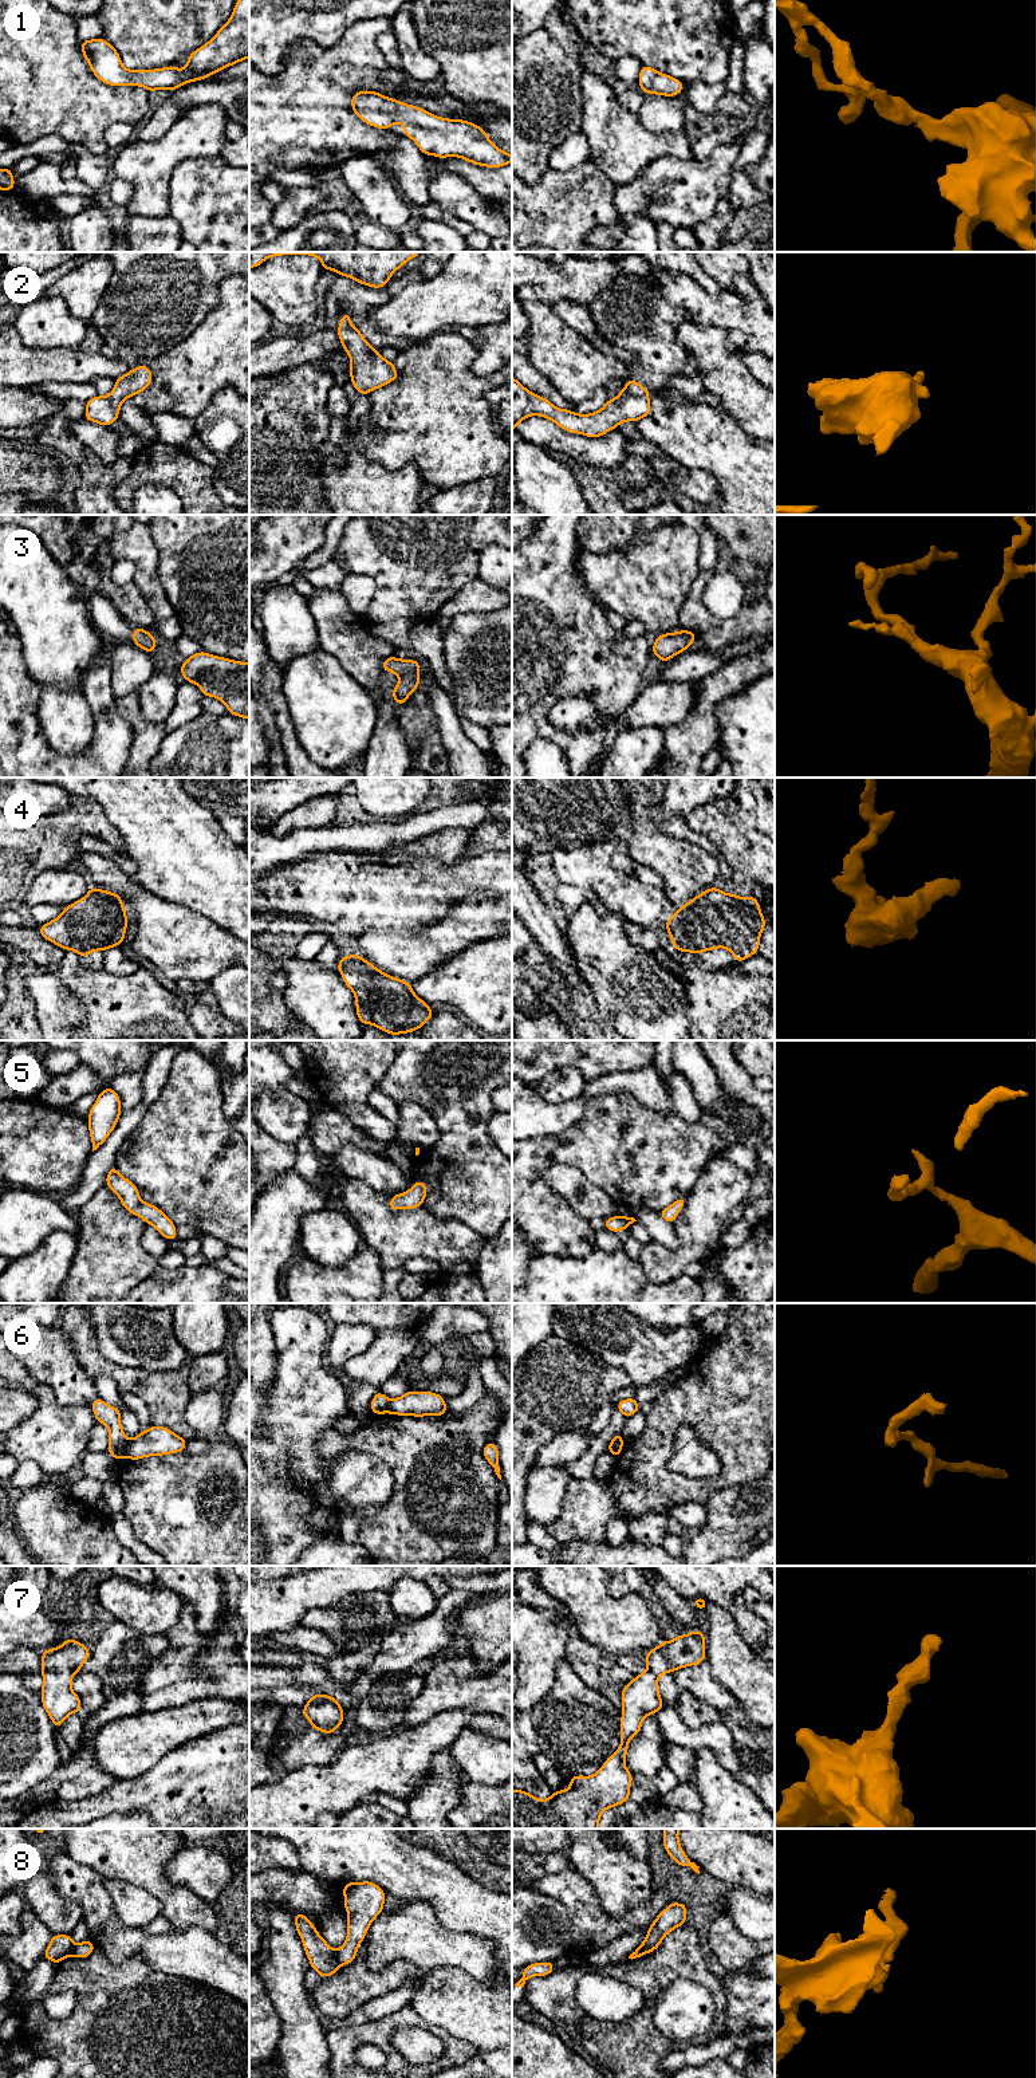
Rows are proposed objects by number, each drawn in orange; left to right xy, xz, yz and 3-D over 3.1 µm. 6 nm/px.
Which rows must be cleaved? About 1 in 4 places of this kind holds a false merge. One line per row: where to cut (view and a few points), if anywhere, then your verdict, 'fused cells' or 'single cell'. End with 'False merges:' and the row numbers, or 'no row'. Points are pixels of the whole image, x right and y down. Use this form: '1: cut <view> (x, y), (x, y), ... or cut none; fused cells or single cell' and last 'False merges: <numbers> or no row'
1: cut none; single cell
2: cut none; single cell
3: cut none; single cell
4: cut none; single cell
5: cut none; single cell
6: cut xy (129, 1440), (125, 1455); fused cells
7: cut none; single cell
8: cut xz (334, 1952), (339, 1966); fused cells
False merges: 6, 8

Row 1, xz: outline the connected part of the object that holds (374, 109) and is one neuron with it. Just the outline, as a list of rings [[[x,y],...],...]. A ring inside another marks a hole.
[[[363,90],[351,97],[352,113],[365,123],[377,129],[403,125],[403,133],[411,138],[425,156],[460,157],[487,168],[501,168],[512,162],[512,154],[493,145],[487,131],[464,119],[448,119],[406,105],[379,93]]]

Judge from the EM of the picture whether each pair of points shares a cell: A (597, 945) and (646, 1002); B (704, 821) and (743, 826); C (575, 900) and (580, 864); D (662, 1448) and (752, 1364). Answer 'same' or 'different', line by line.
A: same
B: same
C: different
D: same

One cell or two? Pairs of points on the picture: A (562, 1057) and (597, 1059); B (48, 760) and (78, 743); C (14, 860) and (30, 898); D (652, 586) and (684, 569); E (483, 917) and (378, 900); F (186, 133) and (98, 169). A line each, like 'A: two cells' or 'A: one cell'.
A: one cell
B: two cells
C: two cells
D: one cell
E: two cells
F: two cells

